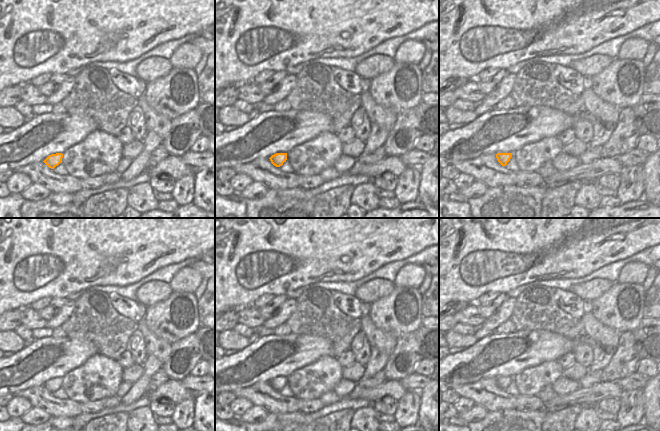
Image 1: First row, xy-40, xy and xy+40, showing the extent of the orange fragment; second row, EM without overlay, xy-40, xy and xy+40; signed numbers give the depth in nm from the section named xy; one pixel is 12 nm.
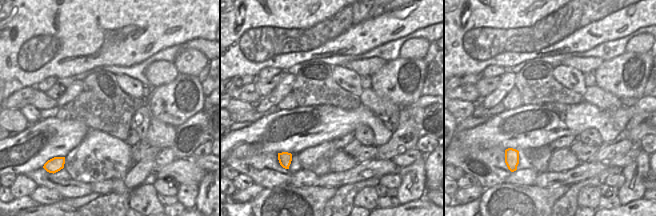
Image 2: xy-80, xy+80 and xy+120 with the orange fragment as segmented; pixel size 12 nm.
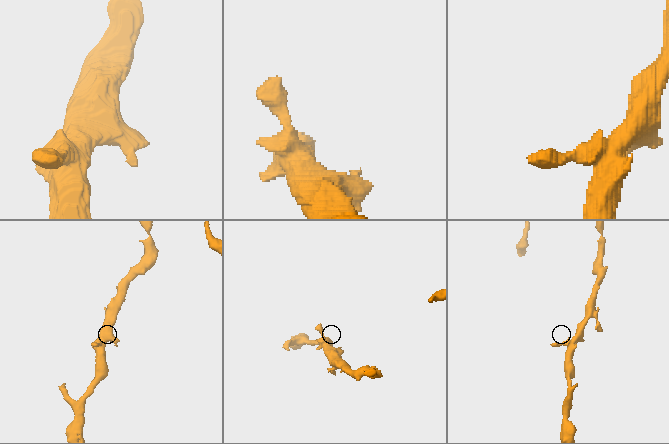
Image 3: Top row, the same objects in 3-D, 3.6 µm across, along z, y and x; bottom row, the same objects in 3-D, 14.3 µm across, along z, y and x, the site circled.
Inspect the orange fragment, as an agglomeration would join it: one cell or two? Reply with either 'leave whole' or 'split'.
leave whole

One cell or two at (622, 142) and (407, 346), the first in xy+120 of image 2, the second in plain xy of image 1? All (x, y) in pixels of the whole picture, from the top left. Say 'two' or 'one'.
one

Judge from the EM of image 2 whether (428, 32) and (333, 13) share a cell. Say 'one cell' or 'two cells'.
two cells

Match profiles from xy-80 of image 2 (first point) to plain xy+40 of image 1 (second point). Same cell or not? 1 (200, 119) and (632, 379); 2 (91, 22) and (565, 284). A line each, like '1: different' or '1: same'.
1: different
2: different

